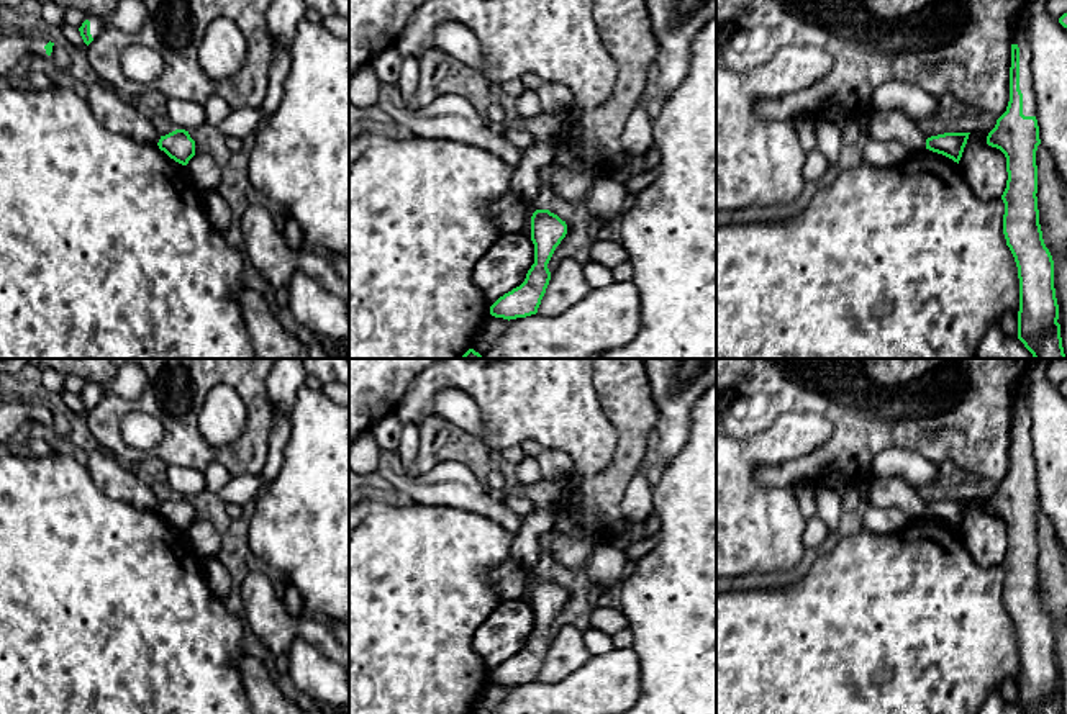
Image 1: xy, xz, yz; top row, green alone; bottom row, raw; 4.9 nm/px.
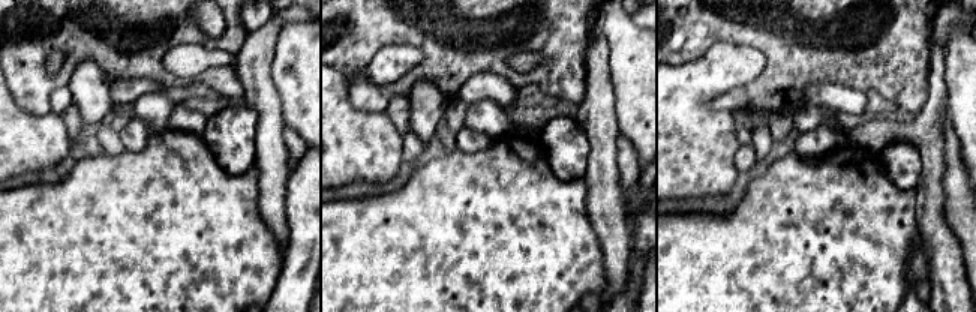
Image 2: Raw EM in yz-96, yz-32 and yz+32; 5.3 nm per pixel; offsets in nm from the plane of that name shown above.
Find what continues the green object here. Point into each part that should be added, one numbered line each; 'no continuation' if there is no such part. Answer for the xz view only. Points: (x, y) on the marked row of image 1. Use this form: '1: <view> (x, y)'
no continuation

